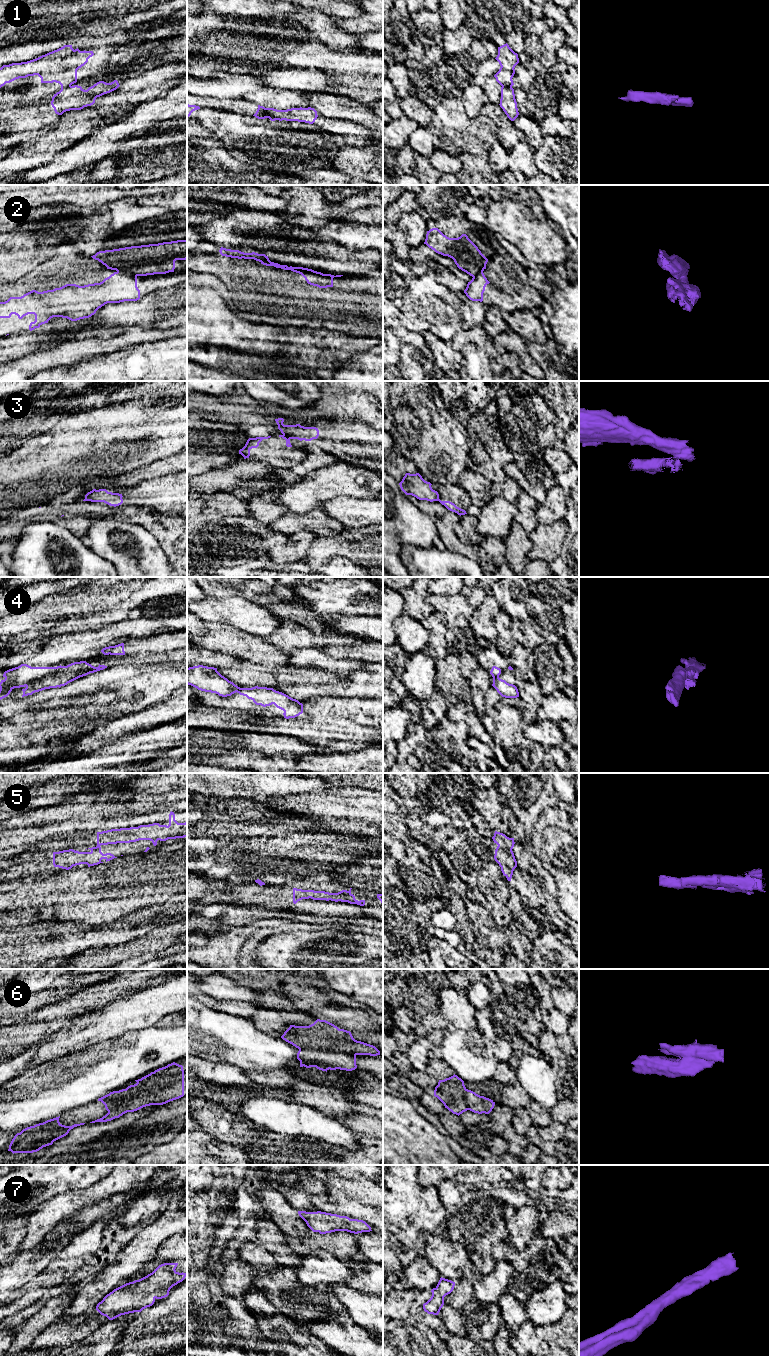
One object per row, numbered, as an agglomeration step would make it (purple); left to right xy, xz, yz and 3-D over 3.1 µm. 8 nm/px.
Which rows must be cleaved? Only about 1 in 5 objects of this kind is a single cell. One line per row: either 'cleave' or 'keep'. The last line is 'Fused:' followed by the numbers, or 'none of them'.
1: keep
2: cleave
3: cleave
4: cleave
5: keep
6: cleave
7: keep
Fused: 2, 3, 4, 6

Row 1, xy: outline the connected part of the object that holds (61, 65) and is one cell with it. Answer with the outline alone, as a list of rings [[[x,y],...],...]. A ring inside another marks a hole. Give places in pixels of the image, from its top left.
[[[72,45],[42,55],[36,59],[3,65],[0,68],[0,88],[19,78],[38,75],[41,83],[59,83],[61,90],[52,97],[51,105],[58,115],[66,111],[81,110],[95,103],[97,97],[116,90],[120,85],[117,80],[111,83],[99,81],[84,90],[76,85],[77,70],[84,66],[93,51],[73,49]]]

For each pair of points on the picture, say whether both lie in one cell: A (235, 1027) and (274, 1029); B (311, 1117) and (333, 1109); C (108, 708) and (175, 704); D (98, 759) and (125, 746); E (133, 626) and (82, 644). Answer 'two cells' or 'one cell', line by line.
A: two cells
B: two cells
C: two cells
D: one cell
E: one cell

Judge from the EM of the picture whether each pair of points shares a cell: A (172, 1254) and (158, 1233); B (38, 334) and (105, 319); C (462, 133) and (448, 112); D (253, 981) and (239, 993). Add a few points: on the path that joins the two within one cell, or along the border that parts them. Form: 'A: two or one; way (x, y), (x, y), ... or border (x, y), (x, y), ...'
A: two; border (176, 1232), (164, 1242), (150, 1261)
B: two; border (113, 327), (101, 327), (92, 335), (82, 330)
C: one; way (459, 128), (450, 117)
D: two; border (231, 979), (240, 985), (257, 991)

